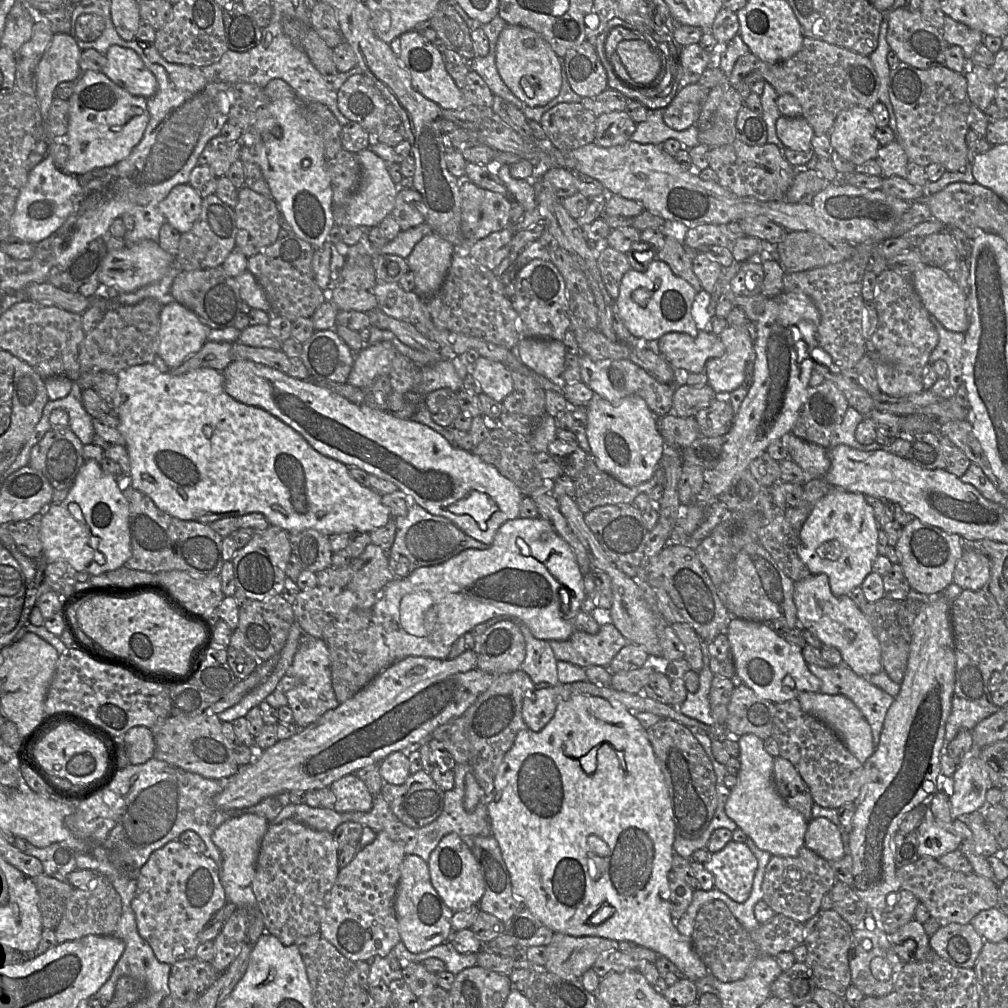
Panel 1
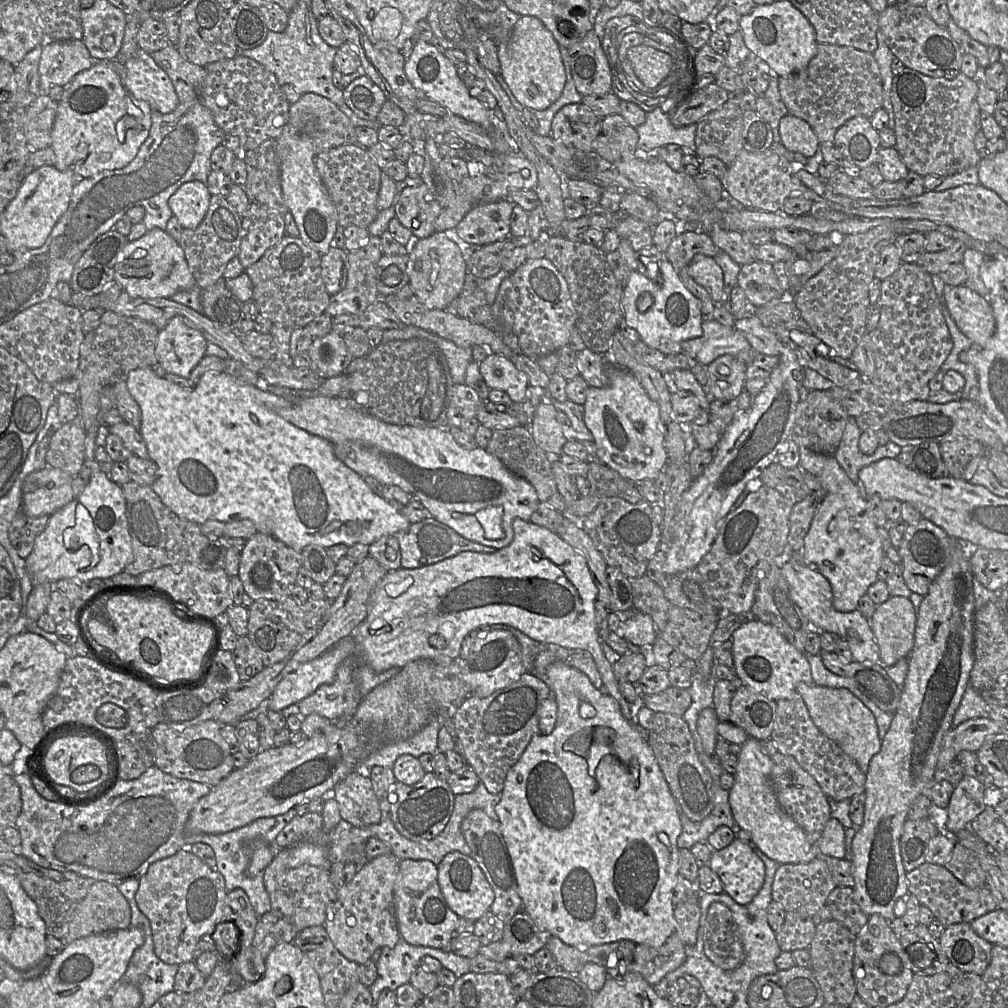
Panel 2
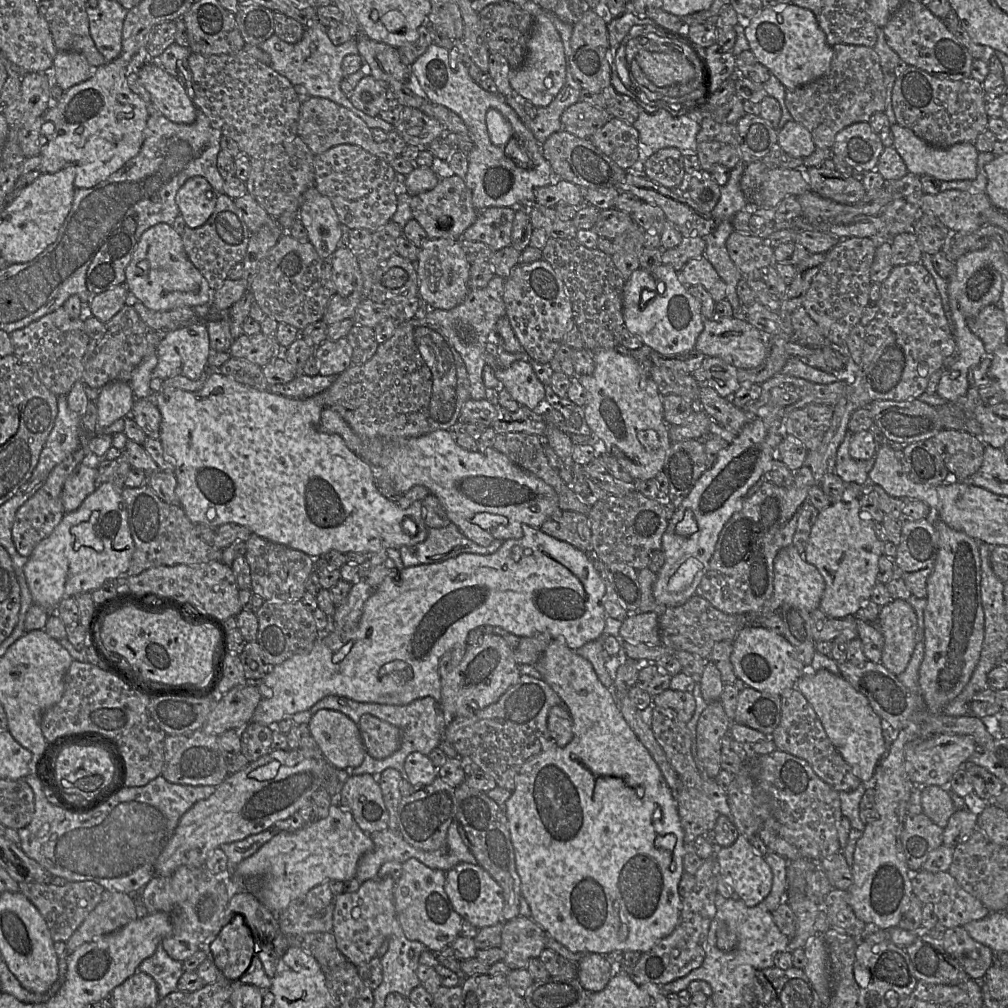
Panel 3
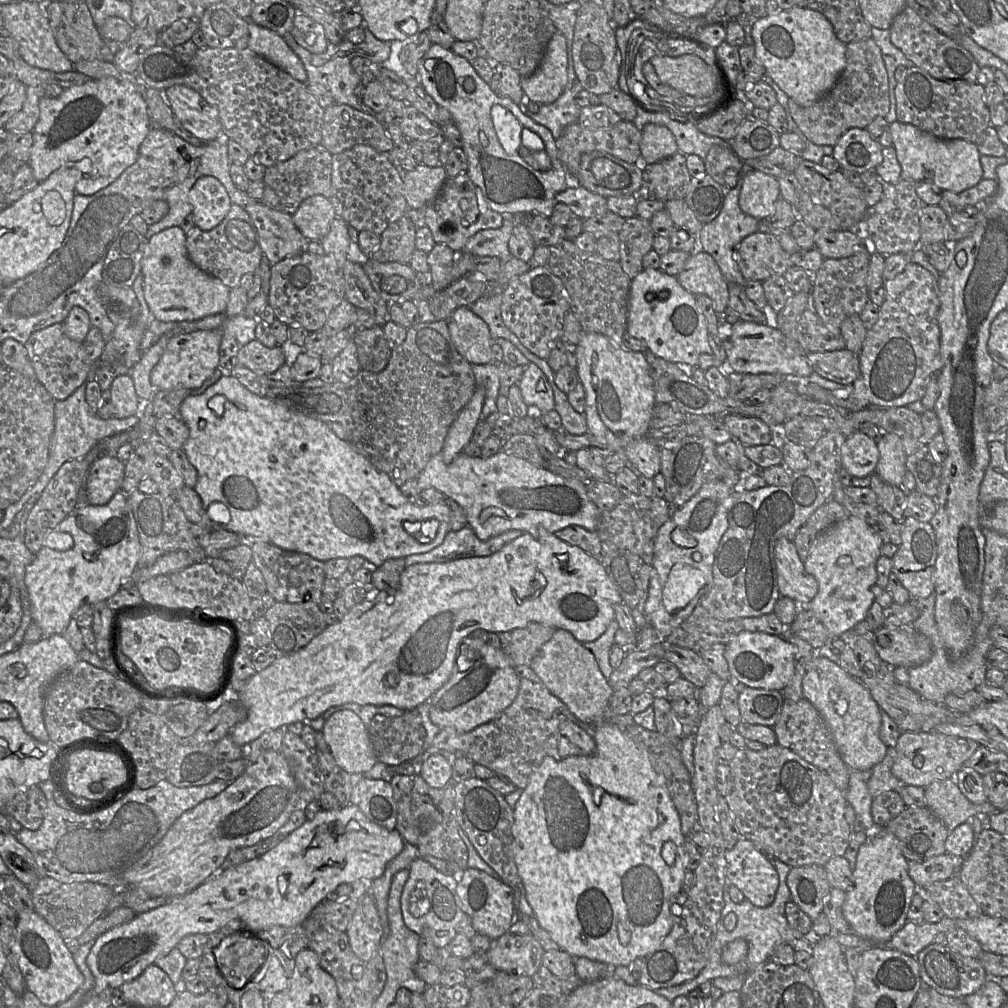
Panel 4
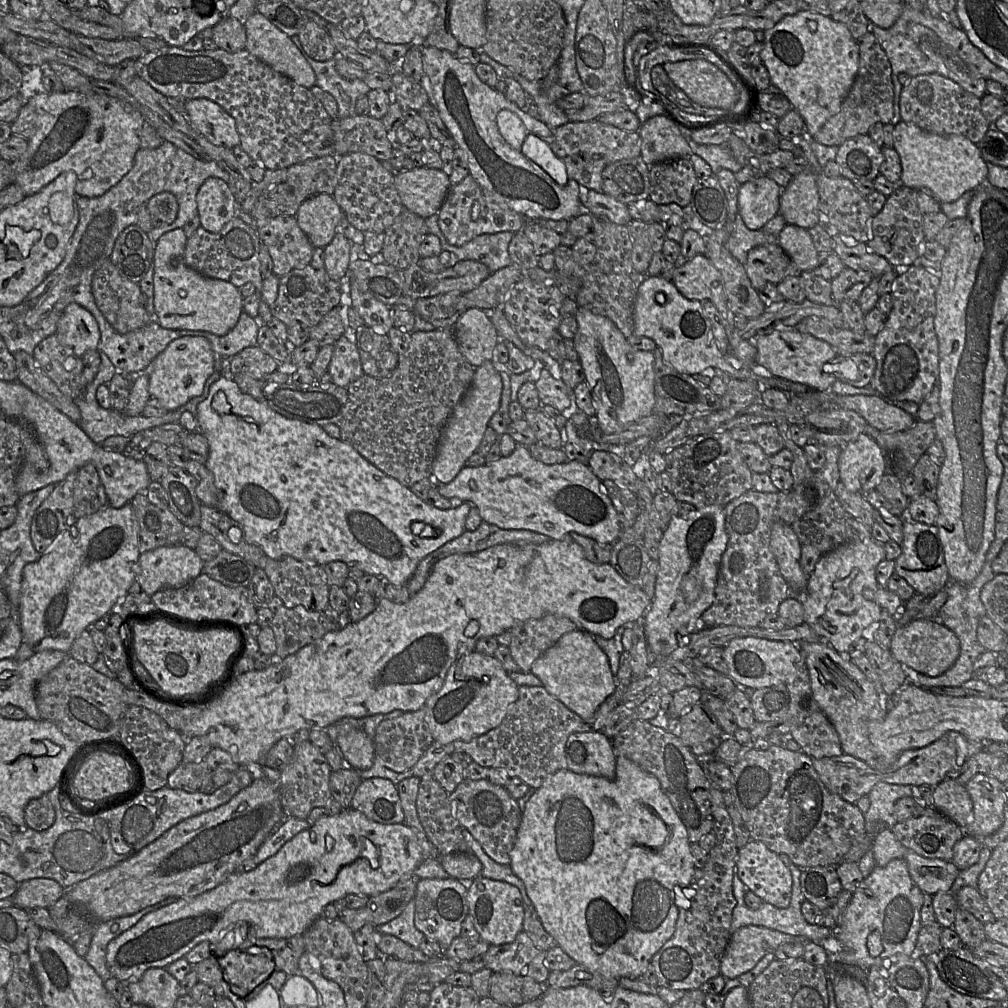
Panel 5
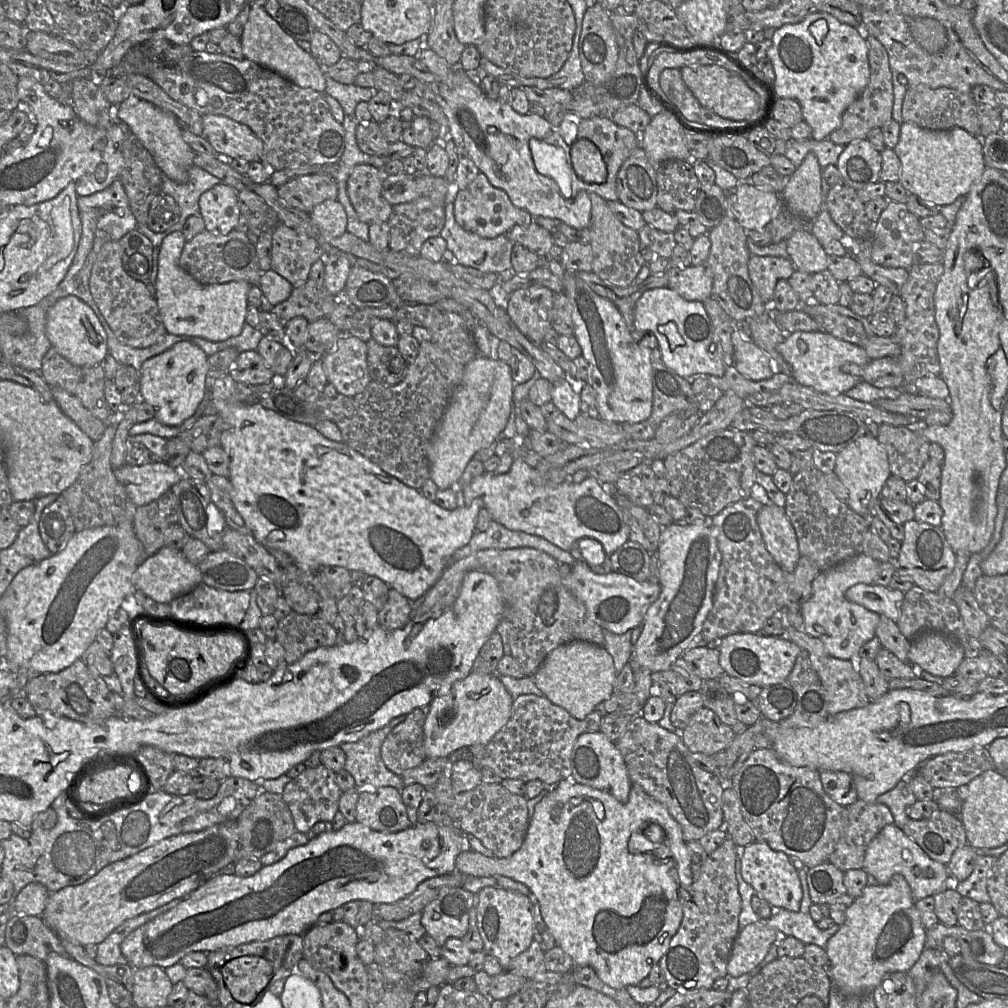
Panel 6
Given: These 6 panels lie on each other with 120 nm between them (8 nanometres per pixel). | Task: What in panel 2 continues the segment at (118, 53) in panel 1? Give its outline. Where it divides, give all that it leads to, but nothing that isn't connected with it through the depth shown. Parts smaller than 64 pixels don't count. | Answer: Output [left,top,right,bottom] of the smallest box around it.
[123,49,179,114]

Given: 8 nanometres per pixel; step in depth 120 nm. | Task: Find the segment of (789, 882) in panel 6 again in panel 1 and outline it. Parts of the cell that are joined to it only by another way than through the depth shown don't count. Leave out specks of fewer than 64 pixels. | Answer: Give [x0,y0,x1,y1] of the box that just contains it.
[703,840,758,903]

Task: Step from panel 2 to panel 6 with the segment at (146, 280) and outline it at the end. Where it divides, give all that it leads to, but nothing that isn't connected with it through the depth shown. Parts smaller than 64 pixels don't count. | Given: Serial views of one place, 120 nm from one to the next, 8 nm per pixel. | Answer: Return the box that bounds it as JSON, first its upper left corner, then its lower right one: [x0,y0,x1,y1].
[149,231,252,342]

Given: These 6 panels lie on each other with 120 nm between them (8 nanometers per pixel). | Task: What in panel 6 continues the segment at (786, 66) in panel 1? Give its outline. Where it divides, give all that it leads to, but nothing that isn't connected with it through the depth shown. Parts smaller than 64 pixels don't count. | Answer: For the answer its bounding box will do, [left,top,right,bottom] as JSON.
[828,35,893,145]

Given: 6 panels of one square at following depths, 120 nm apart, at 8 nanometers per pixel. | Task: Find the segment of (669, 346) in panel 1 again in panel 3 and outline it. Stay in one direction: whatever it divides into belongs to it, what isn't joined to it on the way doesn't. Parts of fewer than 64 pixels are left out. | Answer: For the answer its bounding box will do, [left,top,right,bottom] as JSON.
[695,317,768,369]

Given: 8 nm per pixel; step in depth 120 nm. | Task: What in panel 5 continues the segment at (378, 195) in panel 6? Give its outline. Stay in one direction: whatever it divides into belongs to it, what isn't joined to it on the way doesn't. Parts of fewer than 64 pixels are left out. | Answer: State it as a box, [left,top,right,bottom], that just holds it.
[332,152,404,233]

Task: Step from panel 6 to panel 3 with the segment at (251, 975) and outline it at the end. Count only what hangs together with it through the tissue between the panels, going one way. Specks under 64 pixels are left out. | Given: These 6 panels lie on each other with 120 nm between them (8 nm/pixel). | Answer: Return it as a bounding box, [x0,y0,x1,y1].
[209,920,256,981]

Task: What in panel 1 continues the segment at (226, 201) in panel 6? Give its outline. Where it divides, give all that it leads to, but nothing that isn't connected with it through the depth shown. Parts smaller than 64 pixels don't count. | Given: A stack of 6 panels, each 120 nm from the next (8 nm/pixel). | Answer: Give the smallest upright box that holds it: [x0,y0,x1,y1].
[159,184,202,234]

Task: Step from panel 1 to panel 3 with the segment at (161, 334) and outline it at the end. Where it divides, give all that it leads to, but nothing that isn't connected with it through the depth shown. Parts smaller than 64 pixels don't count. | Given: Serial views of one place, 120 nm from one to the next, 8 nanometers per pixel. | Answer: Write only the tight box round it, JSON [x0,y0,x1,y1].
[152,321,210,380]

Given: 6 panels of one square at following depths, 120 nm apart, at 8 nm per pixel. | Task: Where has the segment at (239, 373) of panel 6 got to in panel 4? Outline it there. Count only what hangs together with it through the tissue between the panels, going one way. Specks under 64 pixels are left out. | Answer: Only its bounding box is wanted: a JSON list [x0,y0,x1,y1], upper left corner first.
[236,339,285,375]

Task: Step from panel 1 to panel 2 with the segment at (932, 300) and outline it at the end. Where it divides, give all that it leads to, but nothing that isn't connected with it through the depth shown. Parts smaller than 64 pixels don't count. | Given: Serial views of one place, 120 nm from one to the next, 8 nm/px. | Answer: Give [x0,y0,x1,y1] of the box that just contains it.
[943,284,995,347]

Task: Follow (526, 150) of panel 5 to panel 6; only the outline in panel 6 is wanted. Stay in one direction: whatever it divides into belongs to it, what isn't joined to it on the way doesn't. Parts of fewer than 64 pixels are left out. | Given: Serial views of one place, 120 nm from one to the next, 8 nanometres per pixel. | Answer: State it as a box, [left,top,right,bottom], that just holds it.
[529,138,573,199]

